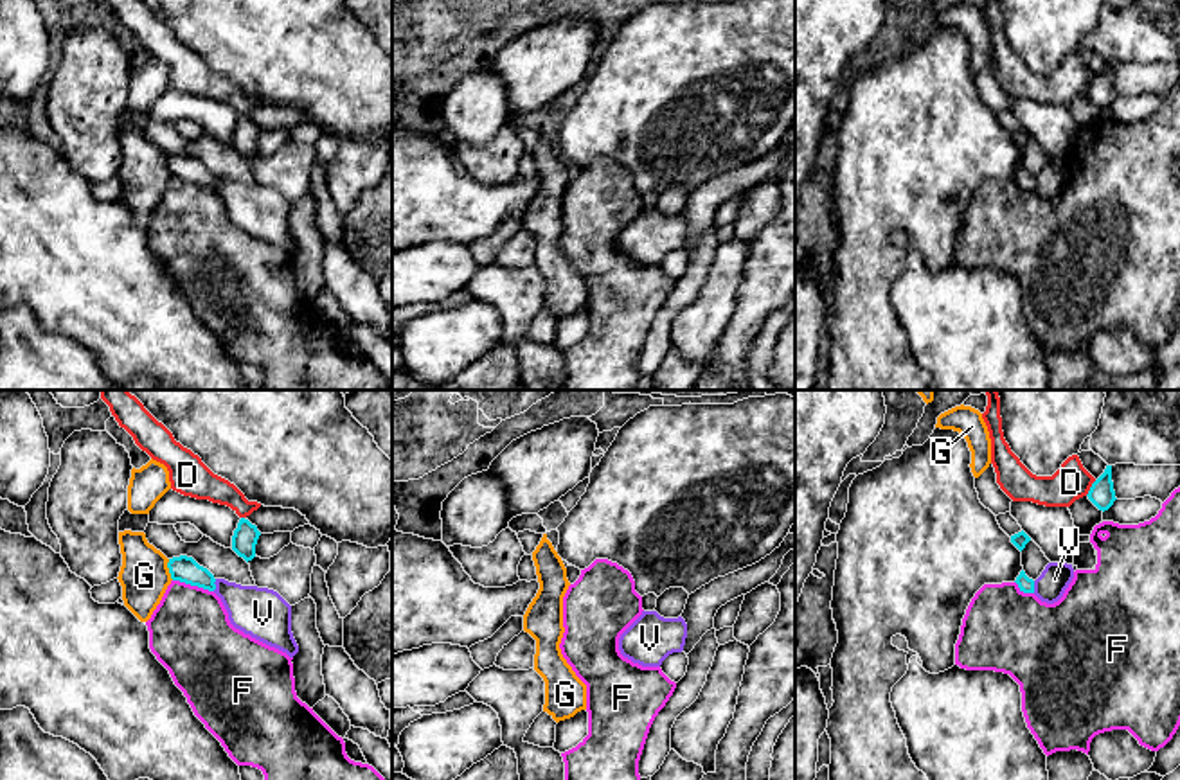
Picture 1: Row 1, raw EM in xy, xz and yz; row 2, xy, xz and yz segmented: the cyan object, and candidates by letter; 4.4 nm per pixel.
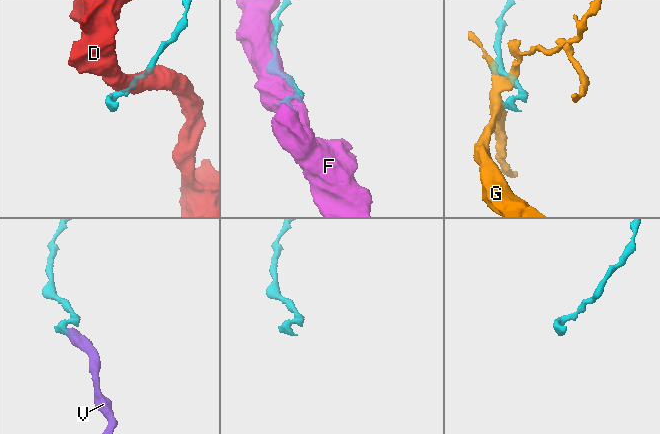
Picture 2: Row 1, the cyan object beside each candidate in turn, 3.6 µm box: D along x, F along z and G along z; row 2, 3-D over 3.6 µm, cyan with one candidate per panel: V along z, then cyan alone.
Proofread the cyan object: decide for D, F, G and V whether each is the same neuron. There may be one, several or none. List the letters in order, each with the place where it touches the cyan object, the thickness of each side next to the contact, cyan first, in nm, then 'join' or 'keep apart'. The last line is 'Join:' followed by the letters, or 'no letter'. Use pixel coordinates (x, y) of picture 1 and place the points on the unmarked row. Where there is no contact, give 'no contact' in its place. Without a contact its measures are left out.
D: contact yz (1090, 85); calibres 120 and 160 nm; keep apart
F: contact xy (193, 182); calibres 120 and 360 nm; keep apart
G: contact xy (169, 168); calibres 120 and 220 nm; keep apart
V: contact xy (214, 182); calibres 120 and 220 nm; keep apart
Join: no letter

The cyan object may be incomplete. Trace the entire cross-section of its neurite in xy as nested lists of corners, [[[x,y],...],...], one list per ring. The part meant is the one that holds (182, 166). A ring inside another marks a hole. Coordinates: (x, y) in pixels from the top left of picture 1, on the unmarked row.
[[[187,153],[173,155],[169,156],[167,165],[173,178],[198,183],[209,189],[216,187],[214,173],[207,165],[200,164],[192,155]]]

